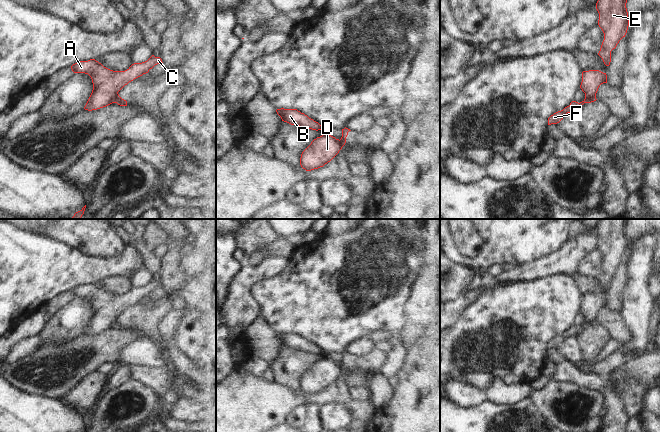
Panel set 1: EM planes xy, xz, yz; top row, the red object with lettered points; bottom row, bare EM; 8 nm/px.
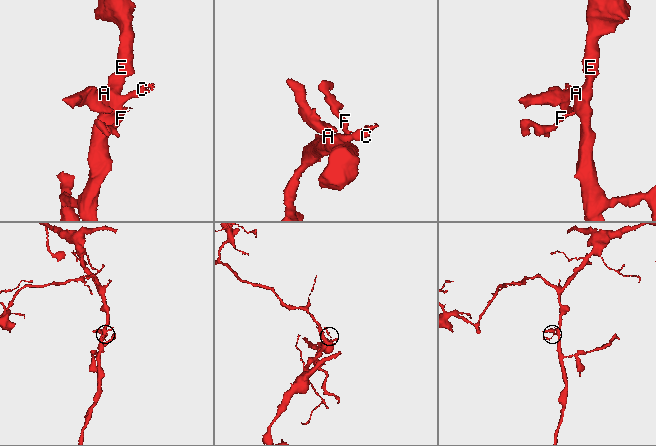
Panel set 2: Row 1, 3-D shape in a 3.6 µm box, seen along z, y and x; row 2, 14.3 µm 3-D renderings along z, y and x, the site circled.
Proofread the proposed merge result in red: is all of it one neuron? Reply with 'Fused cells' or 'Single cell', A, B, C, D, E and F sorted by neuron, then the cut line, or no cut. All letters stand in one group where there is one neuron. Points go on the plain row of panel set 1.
Fused cells. Groups: A B C D E / F. Split along xy (117, 317), (114, 326)

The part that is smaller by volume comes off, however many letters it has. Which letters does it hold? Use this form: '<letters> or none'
F

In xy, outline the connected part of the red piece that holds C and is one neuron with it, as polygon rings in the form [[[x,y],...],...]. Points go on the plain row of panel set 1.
[[[152,279],[147,285],[134,287],[125,295],[110,294],[95,283],[75,287],[71,293],[74,297],[85,297],[91,301],[93,314],[84,333],[92,335],[115,327],[118,316],[125,309],[148,297],[157,288],[163,288],[162,283]]]

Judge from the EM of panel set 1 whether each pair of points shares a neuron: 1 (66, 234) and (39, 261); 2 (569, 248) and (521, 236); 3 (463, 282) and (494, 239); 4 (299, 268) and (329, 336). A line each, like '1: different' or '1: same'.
1: different
2: different
3: different
4: same

